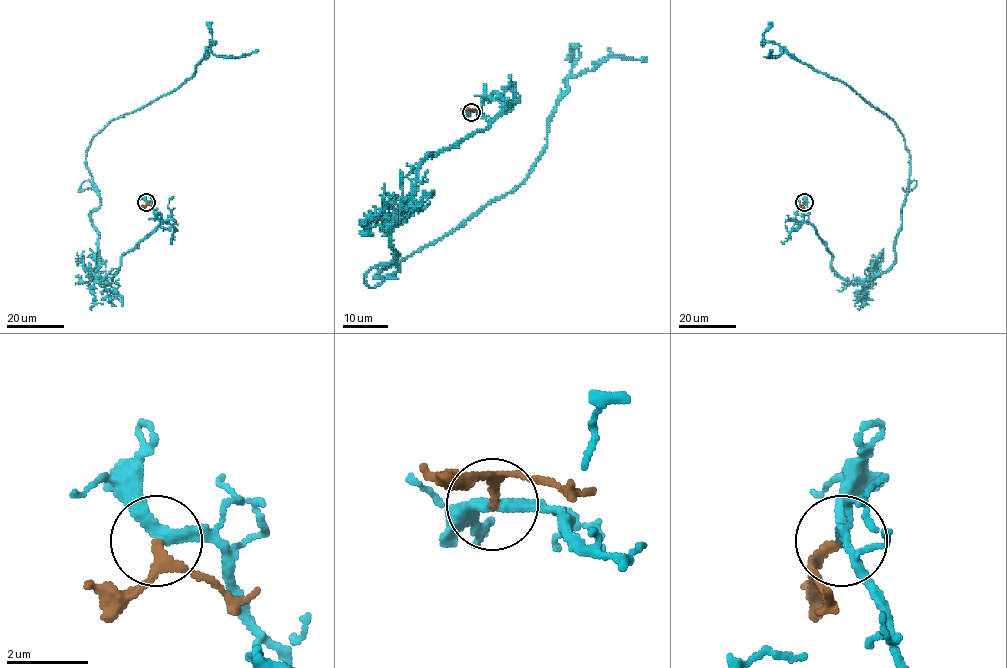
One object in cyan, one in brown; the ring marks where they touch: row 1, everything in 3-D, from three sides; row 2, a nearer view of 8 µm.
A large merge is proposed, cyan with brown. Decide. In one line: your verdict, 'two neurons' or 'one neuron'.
two neurons

